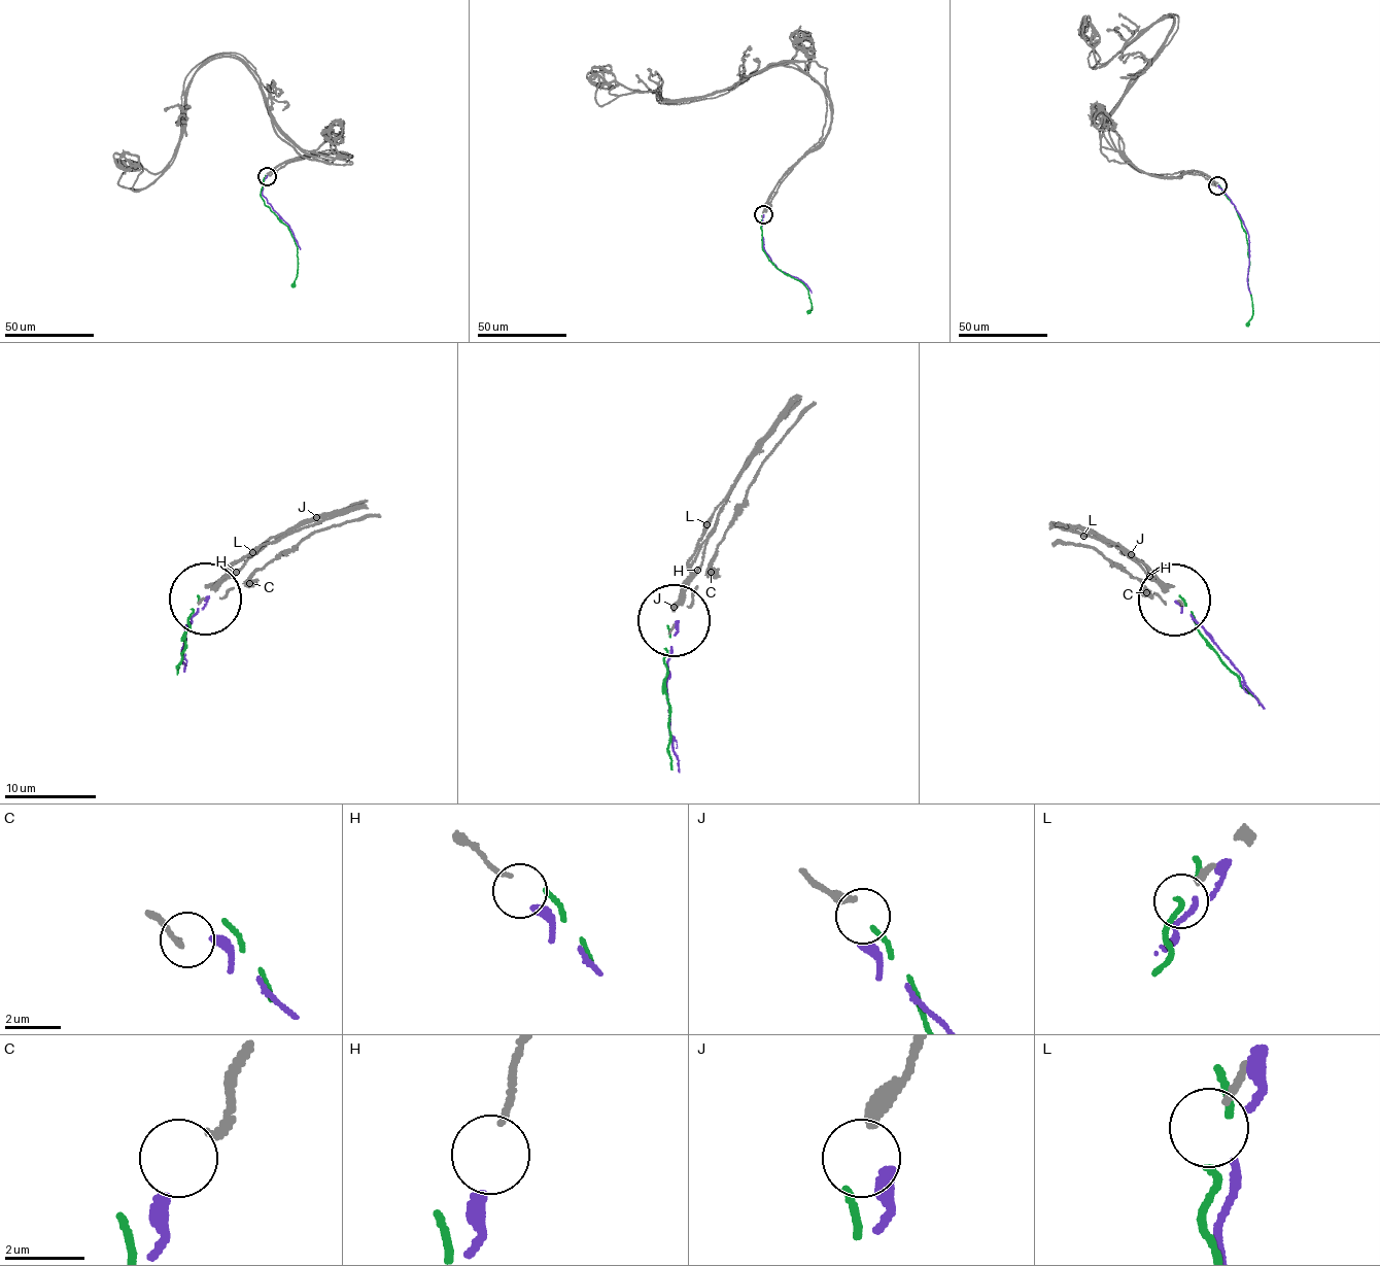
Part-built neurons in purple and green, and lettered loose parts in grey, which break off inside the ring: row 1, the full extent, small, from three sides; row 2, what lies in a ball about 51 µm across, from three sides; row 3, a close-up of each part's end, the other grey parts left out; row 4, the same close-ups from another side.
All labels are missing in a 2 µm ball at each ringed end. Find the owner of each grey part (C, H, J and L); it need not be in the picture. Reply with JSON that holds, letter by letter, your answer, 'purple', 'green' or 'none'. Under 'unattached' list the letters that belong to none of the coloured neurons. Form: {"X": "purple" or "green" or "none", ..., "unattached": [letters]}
{"C": "none", "H": "purple", "J": "green", "L": "none", "unattached": ["C", "L"]}

